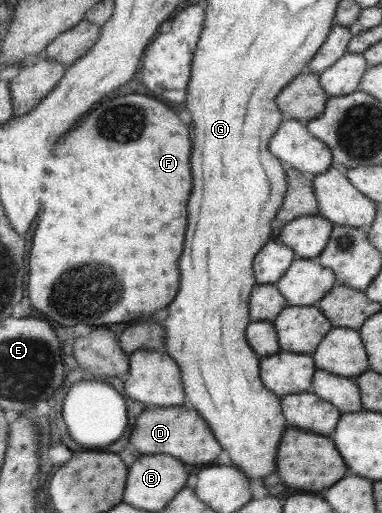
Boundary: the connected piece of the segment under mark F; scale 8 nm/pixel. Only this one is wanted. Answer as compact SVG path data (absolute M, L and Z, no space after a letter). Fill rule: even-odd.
M125 94L117 96L113 100L101 102L97 108L93 108L87 116L69 128L64 136L59 139L55 148L51 149L49 158L46 158L45 168L47 172L42 176L43 192L41 198L41 214L37 228L33 232L33 242L29 250L29 276L27 276L27 298L31 300L31 306L45 314L47 318L55 320L61 326L73 326L73 324L117 324L125 320L133 320L139 316L153 314L155 310L167 306L179 288L179 270L177 260L183 248L183 234L185 234L185 204L191 192L191 172L189 172L189 152L191 152L191 138L189 128L183 124L173 110L169 110L165 104L143 96L143 94ZM61 168L61 174L55 174L51 170Z

